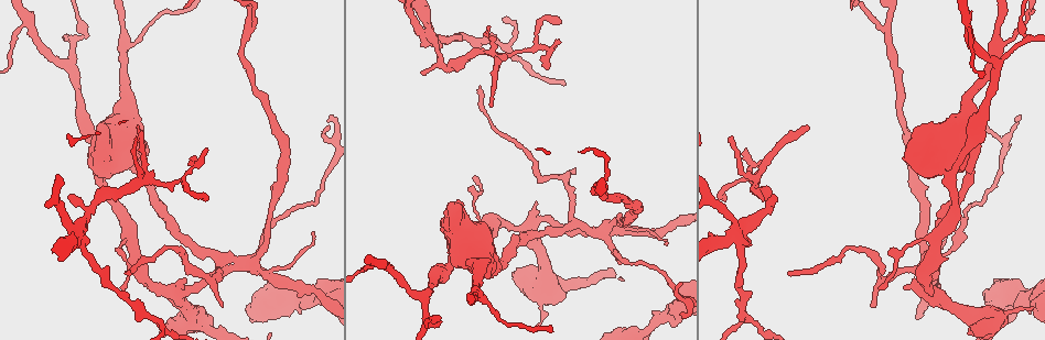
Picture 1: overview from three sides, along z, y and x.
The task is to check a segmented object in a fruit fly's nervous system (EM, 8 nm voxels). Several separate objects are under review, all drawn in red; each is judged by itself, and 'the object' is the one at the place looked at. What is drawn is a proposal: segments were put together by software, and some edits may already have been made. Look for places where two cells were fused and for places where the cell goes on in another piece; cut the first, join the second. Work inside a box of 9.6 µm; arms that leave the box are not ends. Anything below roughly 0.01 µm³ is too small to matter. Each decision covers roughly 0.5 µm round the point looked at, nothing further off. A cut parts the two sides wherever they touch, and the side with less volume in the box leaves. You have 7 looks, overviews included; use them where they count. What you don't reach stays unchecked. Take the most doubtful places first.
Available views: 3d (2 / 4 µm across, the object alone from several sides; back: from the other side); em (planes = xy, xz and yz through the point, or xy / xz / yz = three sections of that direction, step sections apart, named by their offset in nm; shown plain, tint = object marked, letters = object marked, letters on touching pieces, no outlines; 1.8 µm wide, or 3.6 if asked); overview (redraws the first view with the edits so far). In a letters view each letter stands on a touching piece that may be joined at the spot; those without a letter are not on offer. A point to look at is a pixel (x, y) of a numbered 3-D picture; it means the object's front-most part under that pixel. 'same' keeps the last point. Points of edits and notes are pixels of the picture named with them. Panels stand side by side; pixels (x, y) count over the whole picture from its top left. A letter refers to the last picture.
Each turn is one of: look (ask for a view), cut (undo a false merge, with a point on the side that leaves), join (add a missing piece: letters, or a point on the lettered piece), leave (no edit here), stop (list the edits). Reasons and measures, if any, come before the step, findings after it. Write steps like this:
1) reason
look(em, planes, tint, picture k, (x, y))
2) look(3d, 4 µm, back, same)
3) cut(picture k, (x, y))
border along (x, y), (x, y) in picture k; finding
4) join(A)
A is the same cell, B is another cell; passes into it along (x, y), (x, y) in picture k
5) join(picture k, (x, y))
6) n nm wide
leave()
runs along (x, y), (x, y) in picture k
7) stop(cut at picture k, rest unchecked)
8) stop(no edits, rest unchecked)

four arms meet
look(3d, 4 µm, picture 1, (727, 237))

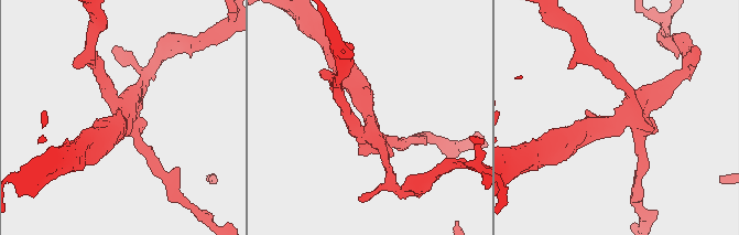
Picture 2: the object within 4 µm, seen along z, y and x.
4 arms; now the EM
look(em, yz, step 8, letters, picture 2, (619, 121))

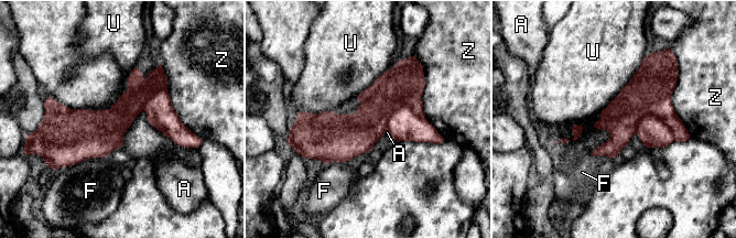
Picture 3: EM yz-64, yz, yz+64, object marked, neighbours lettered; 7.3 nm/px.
U touches over 800 nm
cut(picture 3, (652, 132))
A, F, U and Z are other cells; a second cell is stuck on

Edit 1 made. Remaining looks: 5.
tapers out
look(3d, 2 µm, picture 1, (808, 125))

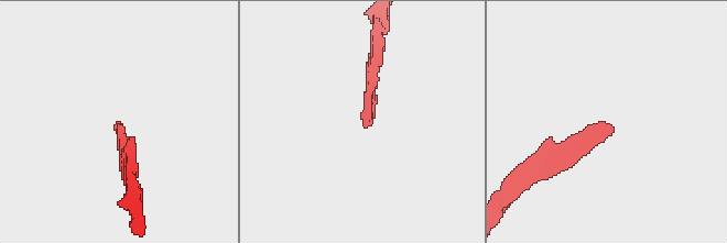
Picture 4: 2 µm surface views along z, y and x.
now the EM
look(em, planes, letters, picture 4, (607, 123))

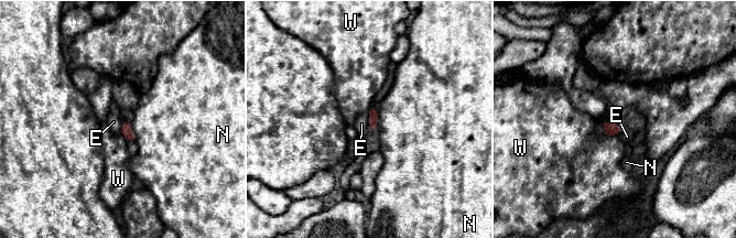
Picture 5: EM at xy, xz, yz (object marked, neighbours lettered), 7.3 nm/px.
leave()
E, N and W are other cells; border along (368, 112), (368, 122), (372, 129) in picture 5; no lettered piece goes on from it

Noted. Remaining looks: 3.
sharp bend
look(3d, 2 µm, picture 1, (142, 178))

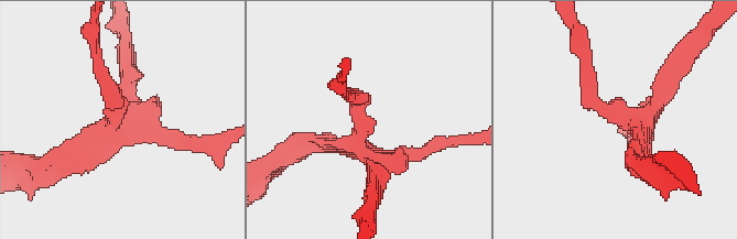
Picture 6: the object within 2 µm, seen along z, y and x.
now the EM
look(em, xy, step 8, tint, picture 6, (371, 156))

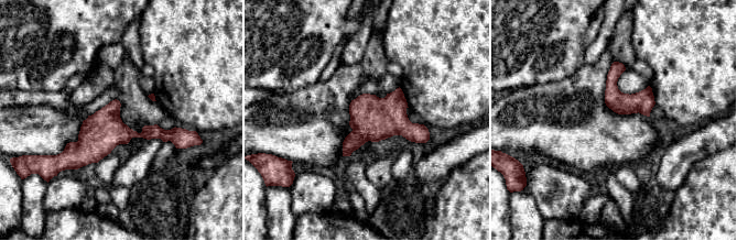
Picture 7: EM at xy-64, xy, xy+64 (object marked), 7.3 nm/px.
see the neighbours
look(em, xy, step 8, letters, same)

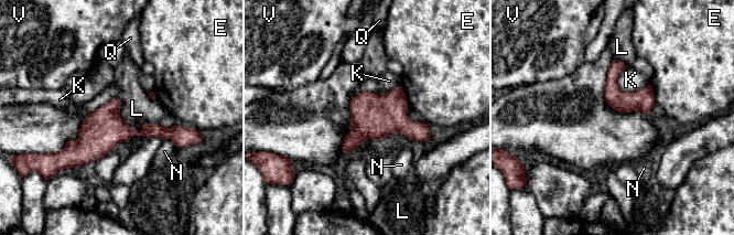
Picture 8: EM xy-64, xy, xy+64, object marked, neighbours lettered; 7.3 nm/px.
leave()
E, K, L, N, Q and V are other cells; one cell here

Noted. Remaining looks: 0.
stop(cut at picture 3, rest unchecked)

